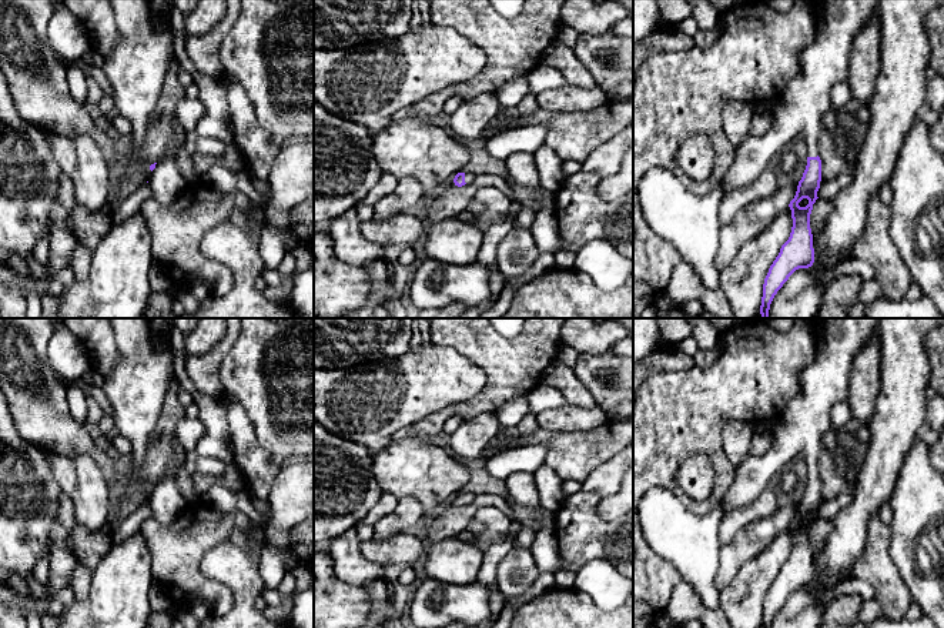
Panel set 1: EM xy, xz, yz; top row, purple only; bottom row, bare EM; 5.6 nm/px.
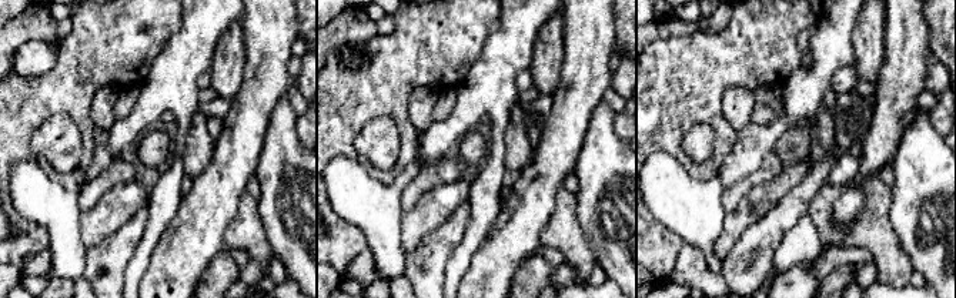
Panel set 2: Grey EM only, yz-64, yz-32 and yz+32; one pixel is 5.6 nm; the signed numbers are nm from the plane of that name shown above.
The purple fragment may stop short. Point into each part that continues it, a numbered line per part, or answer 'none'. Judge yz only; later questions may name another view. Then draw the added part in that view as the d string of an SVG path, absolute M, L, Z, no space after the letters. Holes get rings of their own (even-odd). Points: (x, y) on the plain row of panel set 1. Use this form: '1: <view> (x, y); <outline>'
1: yz (800, 430); M811 318L816 358L803 370L799 392L777 420L771 445L761 455L749 455L734 470L732 487L720 505L726 515L753 504L770 480L803 457L807 477L819 475L824 434L831 430L831 410L847 401L853 363L877 333L878 318Z

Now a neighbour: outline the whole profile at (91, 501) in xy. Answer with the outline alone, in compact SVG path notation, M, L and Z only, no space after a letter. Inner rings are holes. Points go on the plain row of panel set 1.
M80 455L73 462L77 471L77 487L71 495L76 521L80 527L98 531L110 517L107 480L93 458Z

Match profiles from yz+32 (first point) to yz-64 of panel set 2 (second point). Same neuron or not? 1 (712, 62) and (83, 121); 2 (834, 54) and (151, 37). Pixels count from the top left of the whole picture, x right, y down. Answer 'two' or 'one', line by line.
1: one
2: two

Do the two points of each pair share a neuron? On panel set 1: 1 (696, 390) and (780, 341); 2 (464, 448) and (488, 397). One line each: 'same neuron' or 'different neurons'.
1: same neuron
2: different neurons

